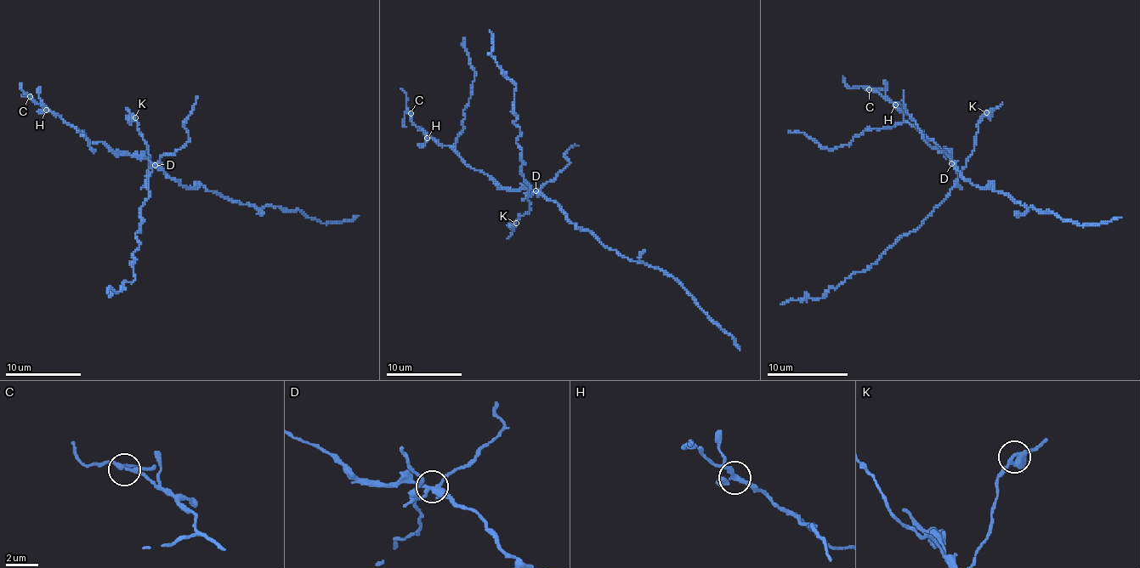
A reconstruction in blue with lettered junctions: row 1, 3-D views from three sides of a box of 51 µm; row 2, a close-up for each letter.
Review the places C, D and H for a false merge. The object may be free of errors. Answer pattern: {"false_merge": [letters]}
{"false_merge": ["D"]}

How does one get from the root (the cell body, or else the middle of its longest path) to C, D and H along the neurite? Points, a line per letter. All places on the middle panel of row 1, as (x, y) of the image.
C: (550, 201), (527, 189), (499, 187), (448, 145), (428, 138), (410, 113)
D: (550, 201), (535, 191)
H: (550, 201), (527, 189), (499, 187), (485, 174), (471, 168), (448, 145), (440, 145), (427, 138)

